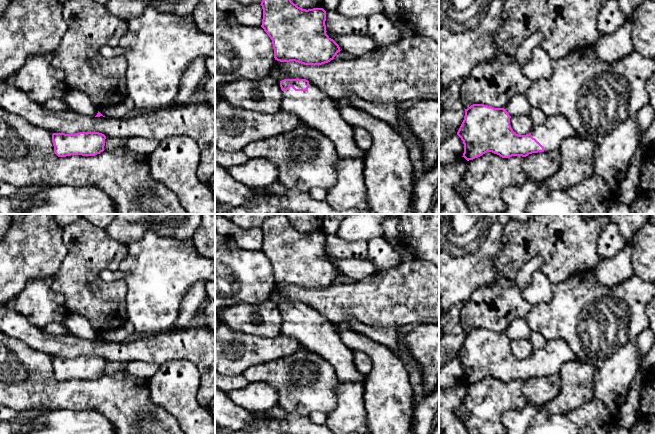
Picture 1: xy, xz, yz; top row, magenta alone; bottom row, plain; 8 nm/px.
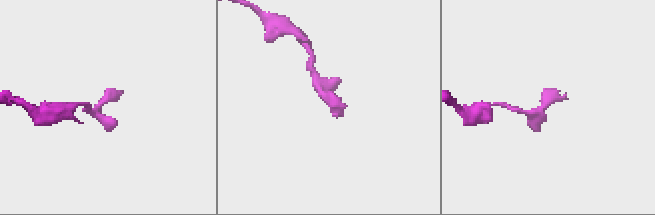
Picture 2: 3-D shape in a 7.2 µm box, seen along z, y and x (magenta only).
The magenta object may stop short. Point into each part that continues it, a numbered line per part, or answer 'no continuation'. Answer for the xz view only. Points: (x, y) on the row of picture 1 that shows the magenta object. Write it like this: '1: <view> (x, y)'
1: xz (315, 108)

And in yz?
1: yz (554, 130)

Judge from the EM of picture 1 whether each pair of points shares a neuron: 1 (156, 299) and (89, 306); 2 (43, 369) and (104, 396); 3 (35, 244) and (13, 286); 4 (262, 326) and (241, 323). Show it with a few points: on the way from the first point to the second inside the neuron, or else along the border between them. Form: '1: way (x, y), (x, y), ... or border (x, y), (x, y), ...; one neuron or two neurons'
1: border (122, 280), (126, 286), (126, 314), (128, 321); two neurons
2: way (54, 386), (62, 394), (87, 394); one neuron
3: way (26, 254), (25, 261), (13, 273), (13, 276); one neuron
4: way (257, 326), (246, 323); one neuron

